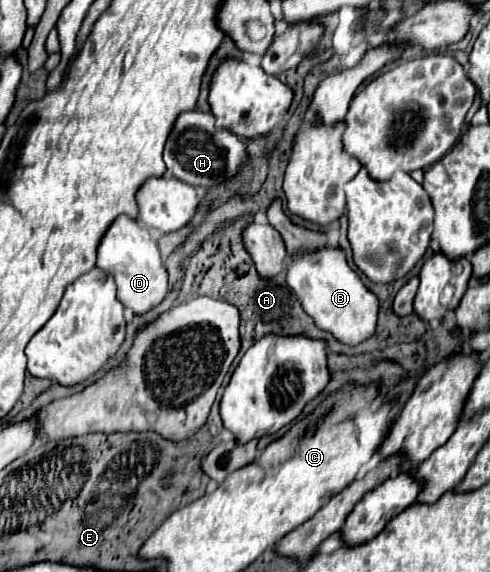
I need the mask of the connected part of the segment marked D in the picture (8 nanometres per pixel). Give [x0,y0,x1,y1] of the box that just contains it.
[96,216,168,314]

